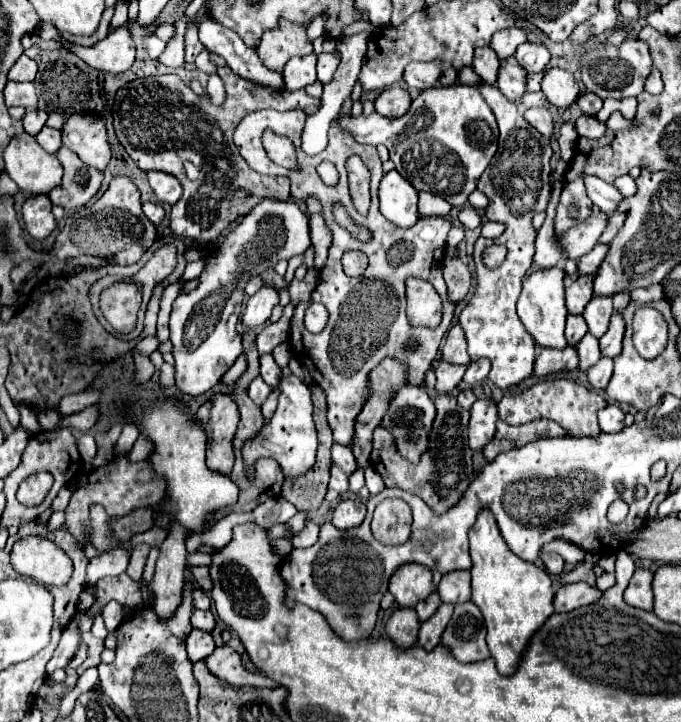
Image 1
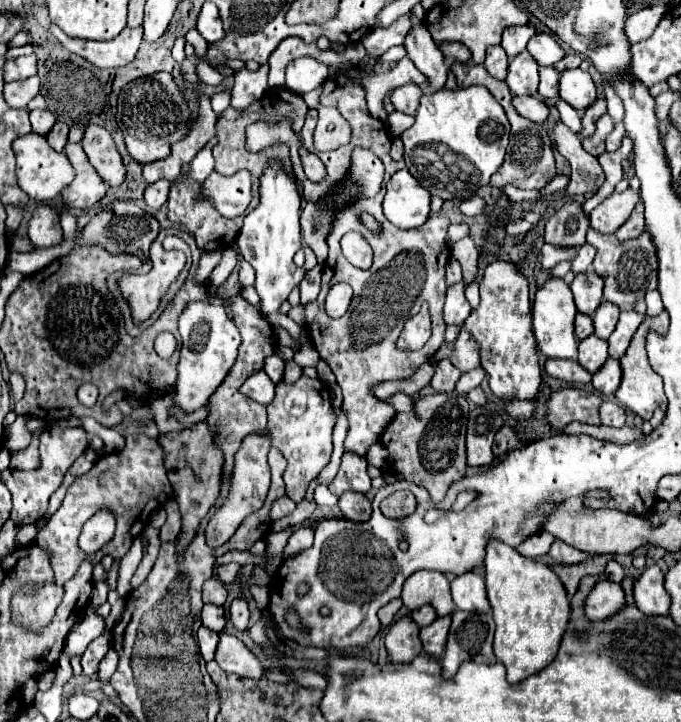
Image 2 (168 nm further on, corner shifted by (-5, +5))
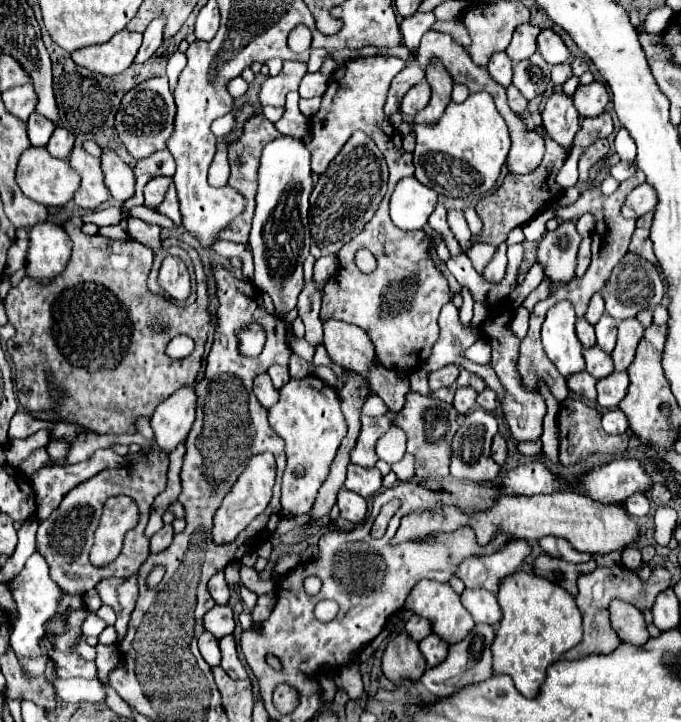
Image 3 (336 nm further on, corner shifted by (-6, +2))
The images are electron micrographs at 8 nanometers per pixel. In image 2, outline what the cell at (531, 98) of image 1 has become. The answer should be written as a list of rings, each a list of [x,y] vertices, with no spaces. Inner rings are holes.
[[[549,66],[541,68],[541,84],[539,84],[539,96],[545,100],[559,96],[559,72]]]

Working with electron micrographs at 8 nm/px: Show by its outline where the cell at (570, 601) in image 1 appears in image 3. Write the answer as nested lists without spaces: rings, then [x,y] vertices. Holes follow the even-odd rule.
[[[622,599],[610,601],[610,625],[614,625],[614,631],[622,641],[632,645],[644,645],[650,637],[642,613]]]

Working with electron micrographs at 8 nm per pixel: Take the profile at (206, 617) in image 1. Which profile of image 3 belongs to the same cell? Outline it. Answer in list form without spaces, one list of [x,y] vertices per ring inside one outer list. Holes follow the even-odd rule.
[[[214,605],[206,615],[204,615],[204,627],[210,631],[216,639],[222,639],[224,635],[230,635],[234,631],[234,619],[232,619],[232,609],[228,605]]]

